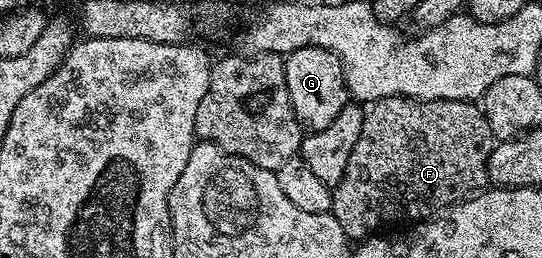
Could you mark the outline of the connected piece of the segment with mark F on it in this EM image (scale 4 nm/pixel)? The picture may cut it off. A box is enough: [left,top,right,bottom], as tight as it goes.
[332,98,496,240]

